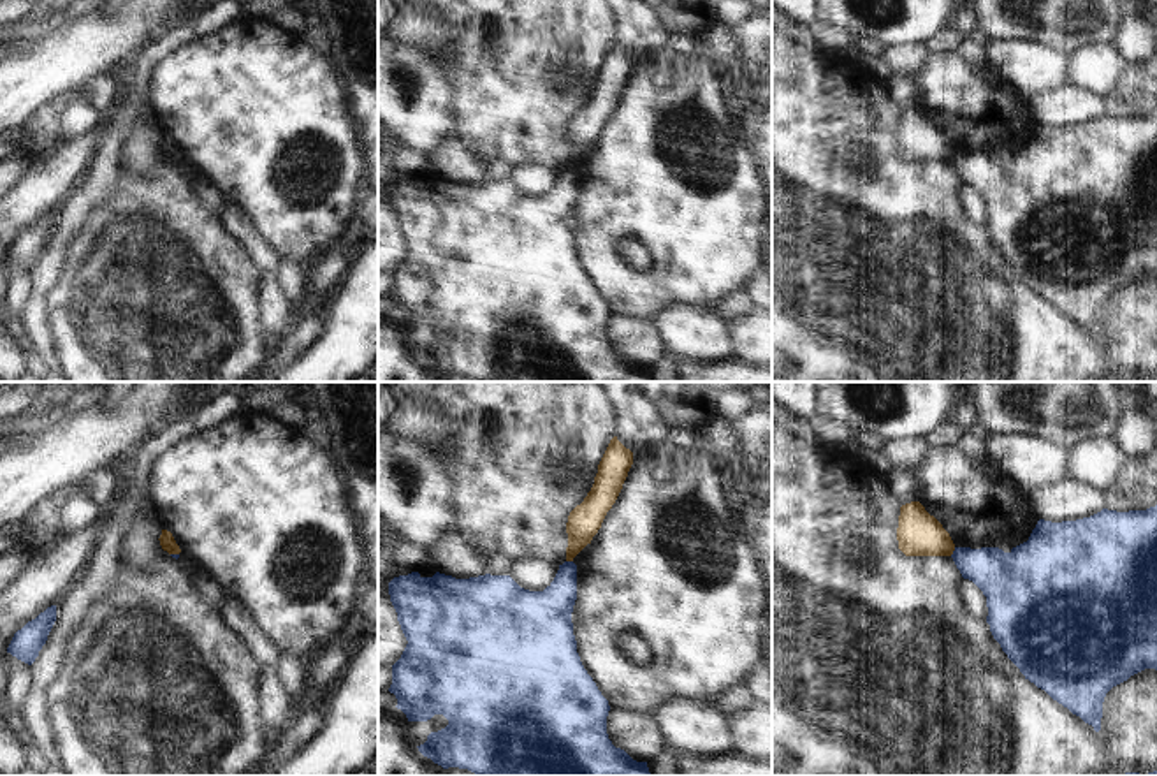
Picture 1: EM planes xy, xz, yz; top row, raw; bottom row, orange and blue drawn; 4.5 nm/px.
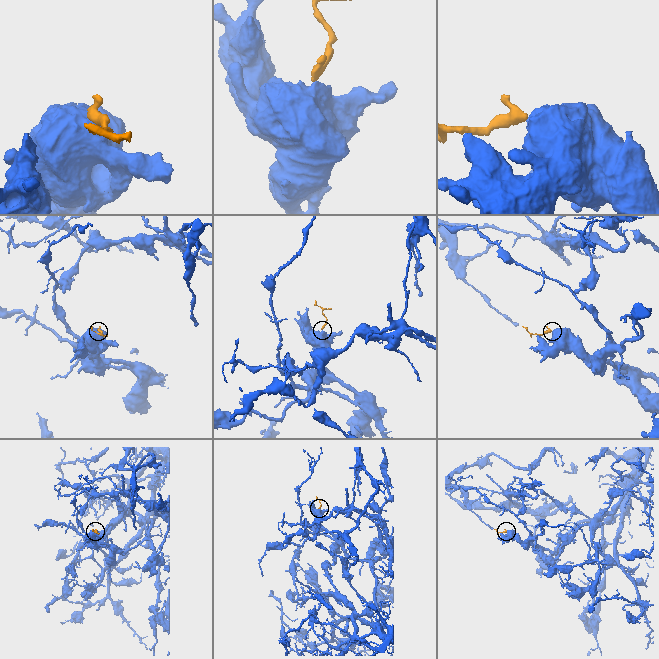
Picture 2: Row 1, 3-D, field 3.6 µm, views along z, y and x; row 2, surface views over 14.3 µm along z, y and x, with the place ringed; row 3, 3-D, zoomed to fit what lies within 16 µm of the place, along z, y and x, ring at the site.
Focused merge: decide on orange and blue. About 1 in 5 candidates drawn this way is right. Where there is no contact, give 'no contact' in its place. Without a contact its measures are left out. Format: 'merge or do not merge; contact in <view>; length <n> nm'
do not merge; contact in yz; length 50 nm

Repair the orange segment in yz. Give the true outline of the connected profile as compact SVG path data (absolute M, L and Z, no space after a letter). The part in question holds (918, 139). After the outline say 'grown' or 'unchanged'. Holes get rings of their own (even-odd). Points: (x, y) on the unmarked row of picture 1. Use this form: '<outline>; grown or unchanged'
M920 107L900 113L897 146L906 162L951 162L955 157L950 139Z; unchanged

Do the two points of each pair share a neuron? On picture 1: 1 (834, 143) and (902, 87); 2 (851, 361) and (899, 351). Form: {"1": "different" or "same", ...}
{"1": "different", "2": "different"}

